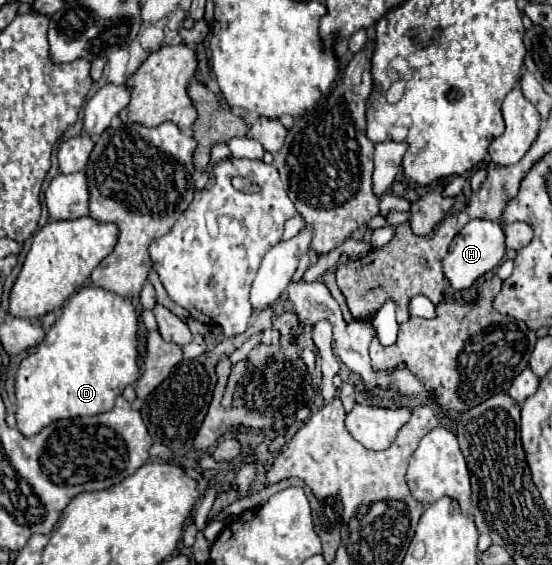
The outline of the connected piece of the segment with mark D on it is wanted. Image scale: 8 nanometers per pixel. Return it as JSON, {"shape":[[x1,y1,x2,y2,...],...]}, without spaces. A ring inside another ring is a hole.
{"shape":[[100,286,80,288,62,306,62,316,36,346,36,350,26,356,16,374,16,428,24,436,38,434,44,426,76,416,94,416,108,412,122,390,140,378,138,366,138,312,130,298,118,296]]}

